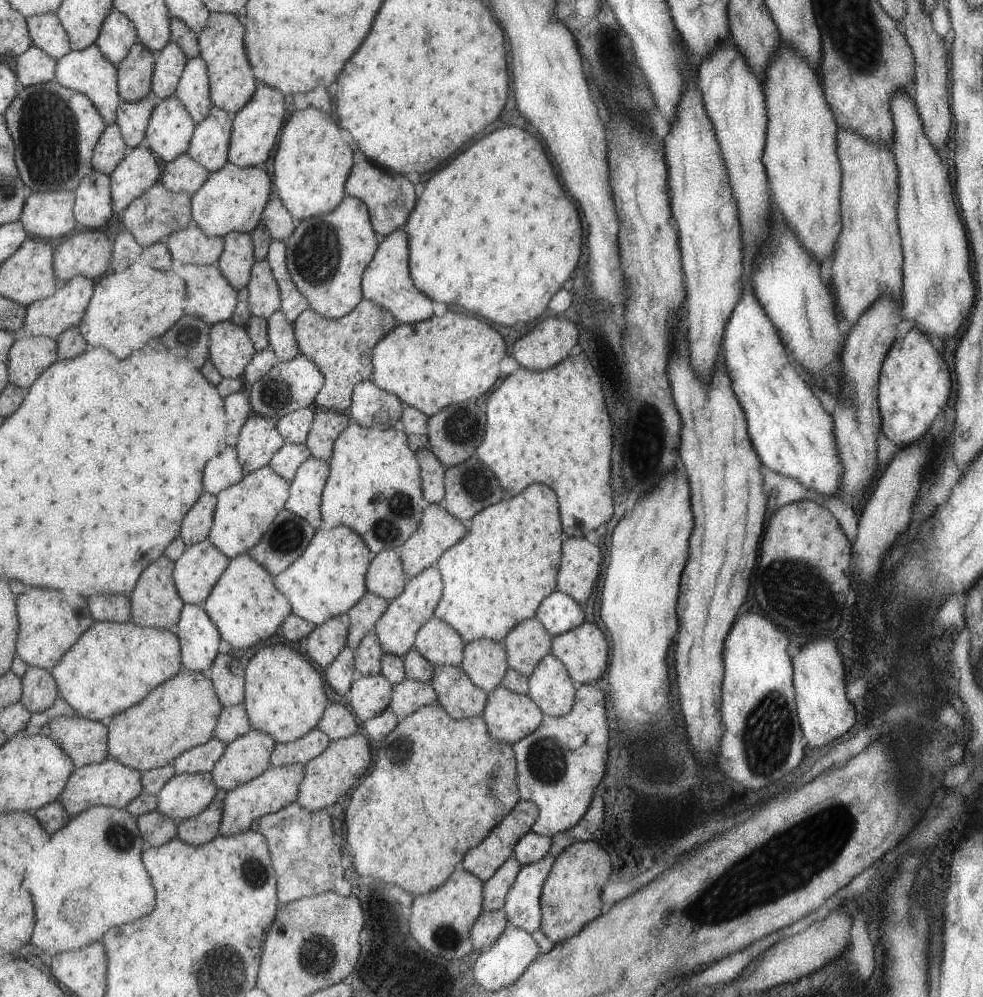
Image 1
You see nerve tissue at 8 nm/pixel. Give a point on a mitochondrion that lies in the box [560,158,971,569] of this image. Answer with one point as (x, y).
(652, 415)

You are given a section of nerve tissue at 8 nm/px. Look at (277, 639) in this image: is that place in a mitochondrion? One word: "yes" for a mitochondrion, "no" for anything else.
no

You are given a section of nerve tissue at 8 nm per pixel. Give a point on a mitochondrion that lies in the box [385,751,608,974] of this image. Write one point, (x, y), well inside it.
(449, 936)

